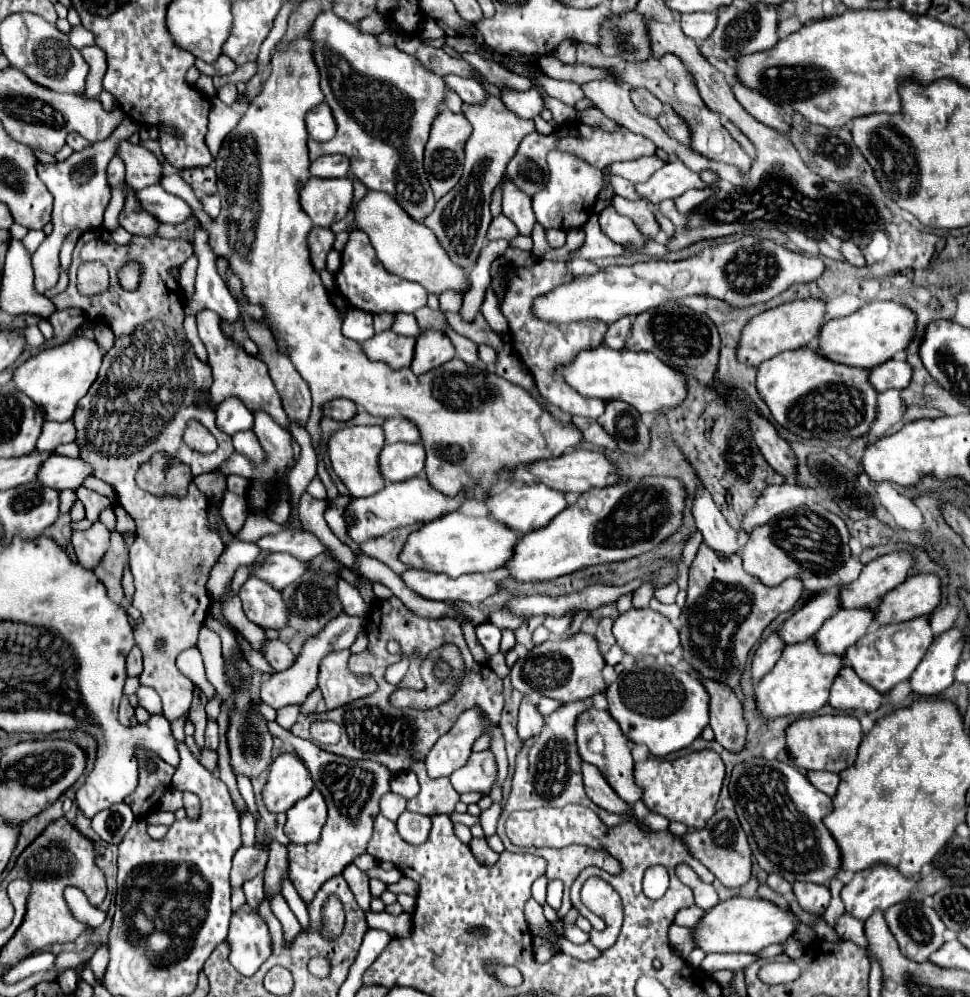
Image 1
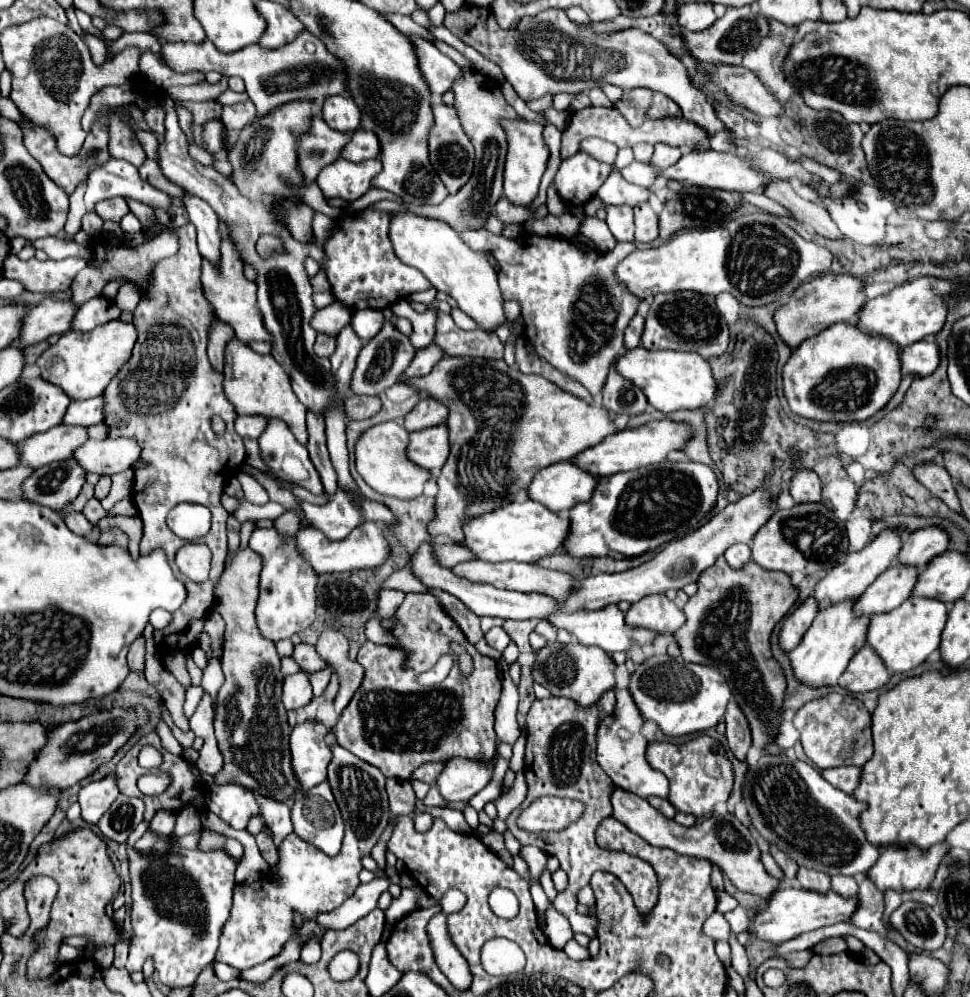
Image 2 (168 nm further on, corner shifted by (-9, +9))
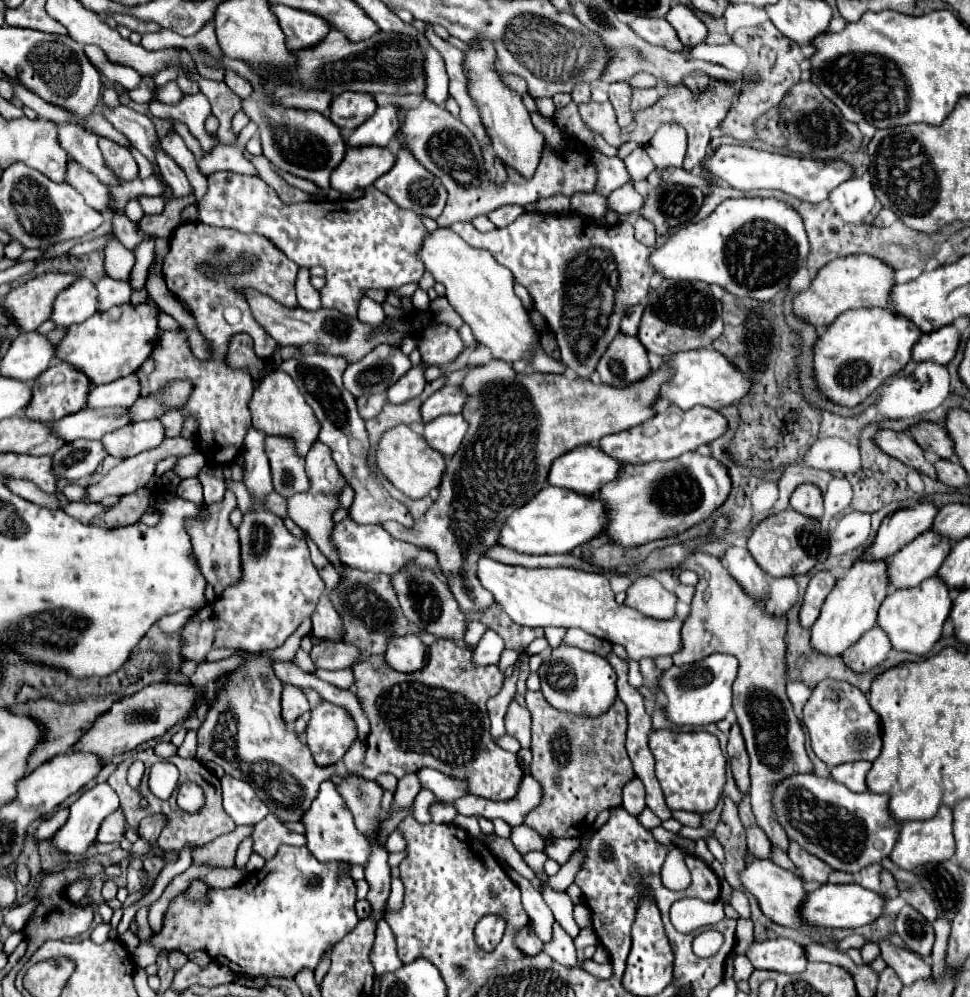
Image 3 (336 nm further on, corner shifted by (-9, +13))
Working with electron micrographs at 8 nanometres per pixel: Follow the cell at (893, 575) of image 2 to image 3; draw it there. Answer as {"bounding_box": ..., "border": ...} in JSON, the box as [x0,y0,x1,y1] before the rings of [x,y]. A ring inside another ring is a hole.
{"bounding_box":[889,530,953,588],"border":[[[933,530],[919,534],[889,560],[891,588],[913,588],[937,574],[953,542]]]}

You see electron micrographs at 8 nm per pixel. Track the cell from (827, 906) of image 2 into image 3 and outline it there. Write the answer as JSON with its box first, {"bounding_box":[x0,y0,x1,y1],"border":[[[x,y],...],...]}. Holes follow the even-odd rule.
{"bounding_box":[801,884,885,928],"border":[[[823,884],[807,894],[801,916],[815,928],[859,928],[873,924],[885,908],[885,898],[859,884]]]}

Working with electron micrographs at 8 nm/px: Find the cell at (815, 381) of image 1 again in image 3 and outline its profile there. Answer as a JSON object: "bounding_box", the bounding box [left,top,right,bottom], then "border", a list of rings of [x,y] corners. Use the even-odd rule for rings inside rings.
{"bounding_box":[815,308,923,408],"border":[[[859,308],[843,312],[831,326],[825,328],[823,334],[819,334],[819,342],[815,344],[815,374],[821,392],[837,404],[849,408],[857,406],[887,378],[899,374],[905,368],[905,364],[911,360],[911,348],[921,336],[923,332],[911,320],[905,320],[903,316],[897,316],[897,312],[887,308]]]}

